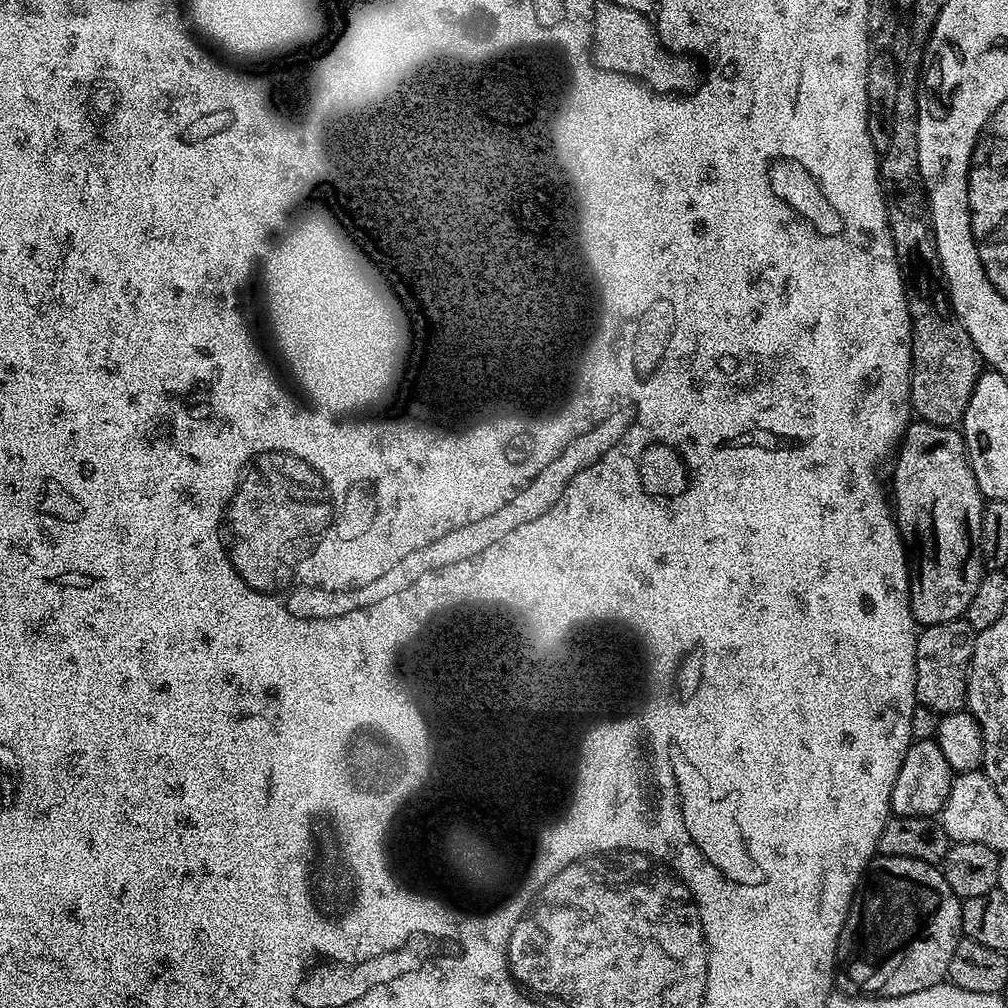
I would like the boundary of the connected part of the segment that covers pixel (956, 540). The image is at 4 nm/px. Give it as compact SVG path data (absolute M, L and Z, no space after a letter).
M912 422L904 432L895 456L896 469L892 472L892 492L896 495L894 519L910 553L912 617L920 626L959 620L967 613L986 571L980 545L986 501L978 490L974 470L968 461L964 433L955 427Z

